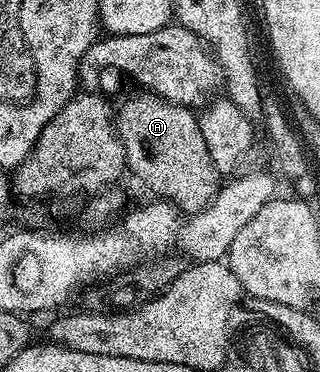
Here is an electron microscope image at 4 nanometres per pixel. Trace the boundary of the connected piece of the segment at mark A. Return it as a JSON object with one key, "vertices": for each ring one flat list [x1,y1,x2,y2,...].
{"vertices":[[151,92,137,93,137,98,128,98,118,106,116,130,124,145,124,157,129,171,136,173,136,178,148,190,153,190,155,197,172,203,177,210,191,216,202,212,216,199,222,185,221,172,214,166,214,159,202,136,200,119,187,106,179,106,159,98]]}

